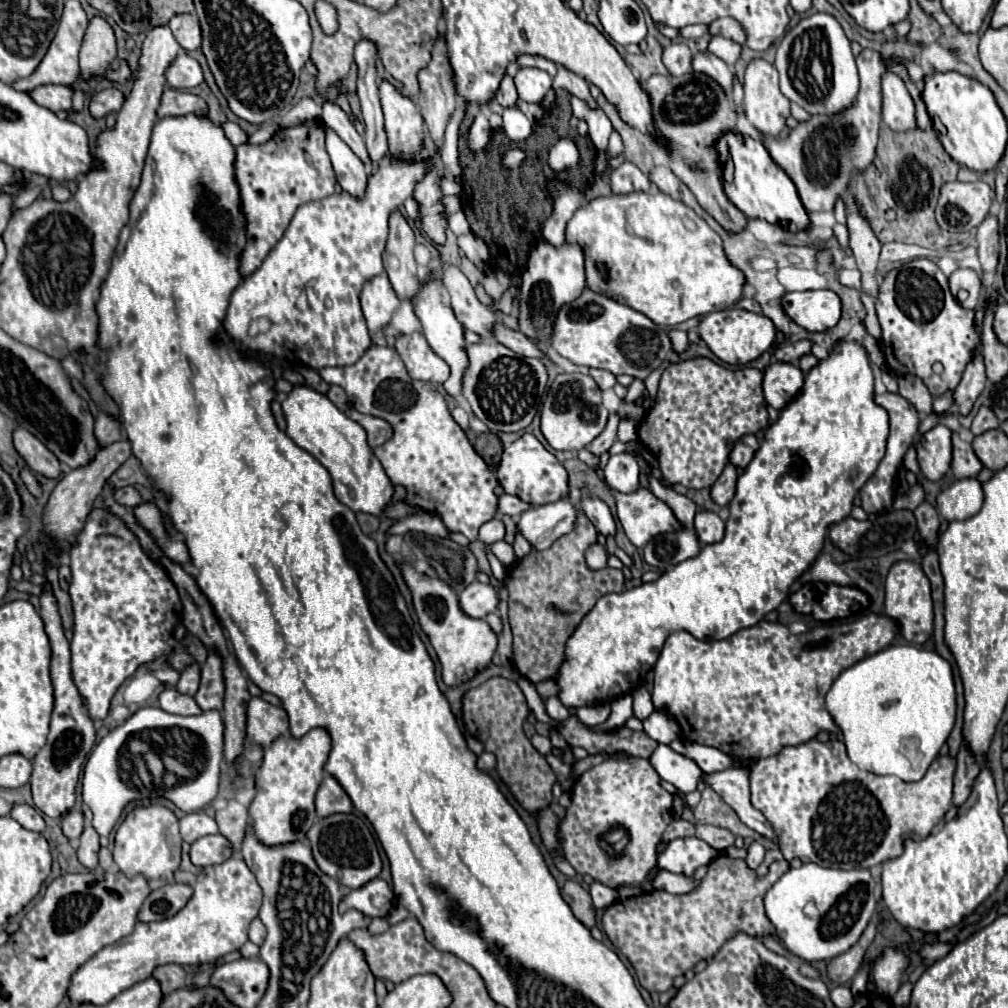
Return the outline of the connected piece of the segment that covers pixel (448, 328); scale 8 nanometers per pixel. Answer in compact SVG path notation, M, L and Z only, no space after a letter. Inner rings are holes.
M430 276L428 280L420 280L418 284L418 292L412 296L412 306L414 312L422 324L422 334L426 336L430 348L450 366L450 378L444 382L444 390L458 398L462 394L462 376L468 368L468 354L466 354L466 340L464 340L464 326L462 322L458 322L458 318L454 316L454 310L450 306L446 306L442 302L442 282L434 276Z

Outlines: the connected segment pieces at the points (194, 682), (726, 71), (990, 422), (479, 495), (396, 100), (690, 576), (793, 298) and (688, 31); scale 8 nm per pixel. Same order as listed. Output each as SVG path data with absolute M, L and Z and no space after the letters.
M192 664L182 672L182 676L180 676L178 684L176 684L176 690L180 694L194 696L196 690L198 690L198 684L200 684L200 668L198 668L198 664Z
M700 52L700 54L696 54L694 60L692 60L692 68L694 68L694 72L702 72L702 74L710 76L712 80L716 80L726 94L732 92L734 74L732 74L732 70L726 66L726 62L722 62L718 56L714 56L714 54L710 54L710 52Z
M982 406L980 410L978 410L978 414L974 416L974 422L972 422L972 434L974 436L978 436L978 434L982 434L982 432L986 432L986 430L992 430L992 428L998 428L998 418L996 418L996 414L990 410L990 408L986 408L986 406Z
M374 344L364 352L364 356L356 364L322 368L320 376L328 384L342 386L348 394L348 400L358 412L382 418L392 426L394 436L390 438L390 442L384 442L382 446L374 448L374 456L380 460L390 482L394 486L406 488L406 502L418 510L438 514L450 532L460 532L470 542L474 542L478 538L478 528L496 516L498 498L494 494L494 488L498 482L494 478L492 468L482 460L482 456L468 442L462 428L452 420L446 400L438 392L438 388L432 386L432 382L412 380L406 372L402 358L394 348L382 348Z
M388 80L378 82L378 96L386 120L390 152L406 158L418 158L418 154L422 154L418 146L422 146L424 130L424 118L418 106Z
M840 340L834 350L818 360L818 364L806 374L804 378L804 386L802 390L798 392L798 396L794 396L782 410L780 410L780 416L778 420L766 428L764 432L764 440L760 442L752 462L744 468L744 472L738 476L738 482L736 482L736 494L732 498L732 502L728 504L728 510L730 510L730 518L726 520L726 532L724 532L724 538L716 544L706 544L698 556L694 558L688 558L680 564L676 564L670 572L662 574L658 580L654 582L644 582L640 586L634 586L630 590L624 590L624 592L610 592L610 594L604 594L596 606L582 618L582 622L576 626L576 630L572 632L572 636L568 638L566 642L566 648L564 648L564 662L558 670L558 676L556 676L556 684L560 688L558 692L558 698L560 702L566 706L566 708L582 708L582 706L592 706L592 704L606 704L606 702L614 702L616 698L624 696L624 694L630 694L634 692L638 686L642 686L648 670L656 664L658 660L658 654L662 650L662 644L666 640L666 636L674 630L674 628L686 628L692 636L700 638L700 640L722 640L722 638L728 638L732 636L734 632L742 630L742 628L748 628L748 626L754 626L758 624L768 612L776 610L780 606L782 600L788 598L788 592L790 592L790 586L792 582L802 574L806 572L814 560L818 558L822 546L824 546L824 538L826 538L826 532L828 532L828 526L830 524L838 524L840 520L844 520L850 510L852 510L852 504L854 504L854 498L858 494L858 490L866 484L866 480L874 474L878 462L882 460L884 456L884 450L886 450L886 438L888 438L888 414L882 406L878 406L874 402L874 372L872 372L872 366L870 366L870 360L868 360L868 352L862 344L858 344L856 340Z
M832 290L786 292L782 308L794 324L808 332L824 332L836 326L842 312L842 304Z
M690 24L690 26L684 26L678 30L682 38L698 38L702 34L706 34L706 26L704 24Z

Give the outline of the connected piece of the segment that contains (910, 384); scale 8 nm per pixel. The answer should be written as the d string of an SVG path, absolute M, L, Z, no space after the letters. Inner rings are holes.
M908 374L908 376L902 376L898 380L898 384L900 384L898 394L904 396L906 400L910 400L918 408L918 412L922 412L922 414L932 412L932 396L930 396L926 384L922 382L922 378Z

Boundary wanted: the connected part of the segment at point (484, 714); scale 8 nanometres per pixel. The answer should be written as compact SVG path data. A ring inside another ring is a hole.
M500 676L488 678L484 684L468 690L462 698L462 720L466 730L484 744L486 752L496 756L496 772L500 780L510 788L514 798L522 808L536 816L542 808L554 802L552 786L556 776L546 762L546 756L540 754L522 730L522 722L528 716L528 704L514 680Z

